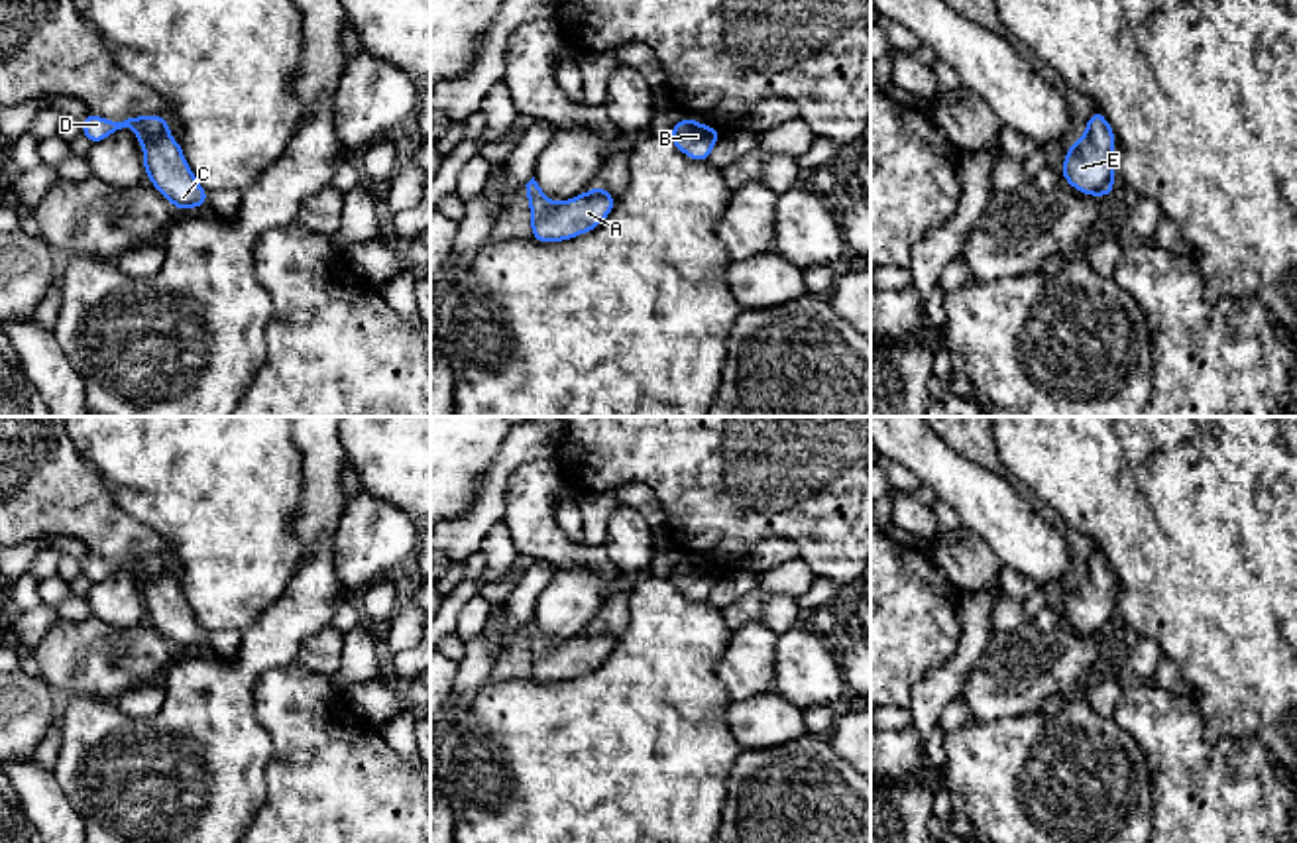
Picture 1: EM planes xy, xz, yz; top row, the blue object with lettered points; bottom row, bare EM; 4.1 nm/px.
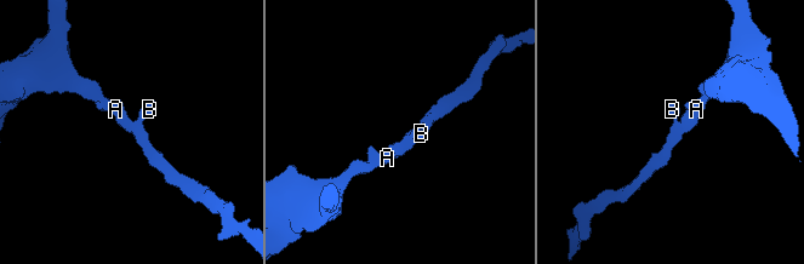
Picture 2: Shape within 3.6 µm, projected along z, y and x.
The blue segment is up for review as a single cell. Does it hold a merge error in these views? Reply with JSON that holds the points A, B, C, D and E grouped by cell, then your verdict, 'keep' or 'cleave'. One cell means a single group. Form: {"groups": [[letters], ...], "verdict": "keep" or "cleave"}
{"groups": [["A", "B", "C", "D", "E"]], "verdict": "keep"}

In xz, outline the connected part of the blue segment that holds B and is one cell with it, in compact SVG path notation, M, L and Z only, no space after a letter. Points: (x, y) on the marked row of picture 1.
M688 116L676 122L668 134L670 141L690 159L707 161L713 145L717 143L721 132L700 124Z

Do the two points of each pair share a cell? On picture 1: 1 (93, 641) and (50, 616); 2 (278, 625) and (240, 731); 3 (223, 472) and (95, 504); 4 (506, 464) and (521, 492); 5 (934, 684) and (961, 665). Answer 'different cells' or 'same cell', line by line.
1: different cells
2: same cell
3: different cells
4: different cells
5: same cell

